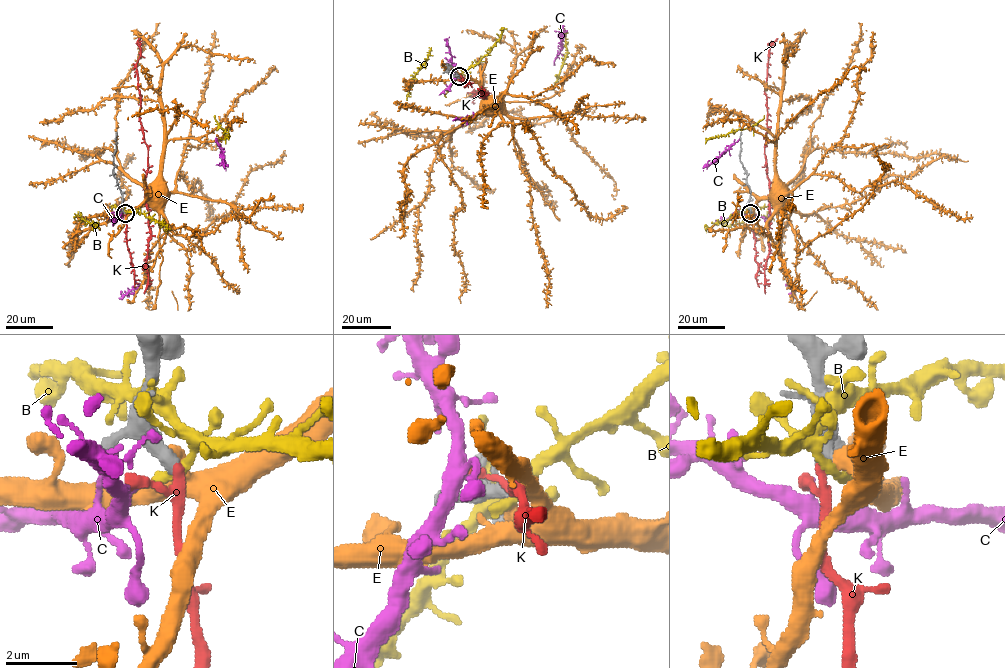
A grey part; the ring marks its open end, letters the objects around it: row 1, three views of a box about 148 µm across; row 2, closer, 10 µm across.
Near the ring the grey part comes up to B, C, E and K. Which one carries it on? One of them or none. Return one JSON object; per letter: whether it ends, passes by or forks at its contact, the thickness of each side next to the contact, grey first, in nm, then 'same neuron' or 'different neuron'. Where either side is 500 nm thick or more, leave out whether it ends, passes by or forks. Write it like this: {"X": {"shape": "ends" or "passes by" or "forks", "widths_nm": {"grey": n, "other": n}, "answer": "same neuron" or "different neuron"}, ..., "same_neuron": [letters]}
{"B": {"shape": "passes by", "widths_nm": {"grey": 420, "other": 240}, "answer": "different neuron"}, "C": {"shape": "ends", "widths_nm": {"grey": 400, "other": 240}, "answer": "different neuron"}, "E": {"shape": "ends", "widths_nm": {"grey": 440, "other": 440}, "answer": "different neuron"}, "K": {"shape": "passes by", "widths_nm": {"grey": 440, "other": 240}, "answer": "same neuron"}, "same_neuron": ["K"]}

